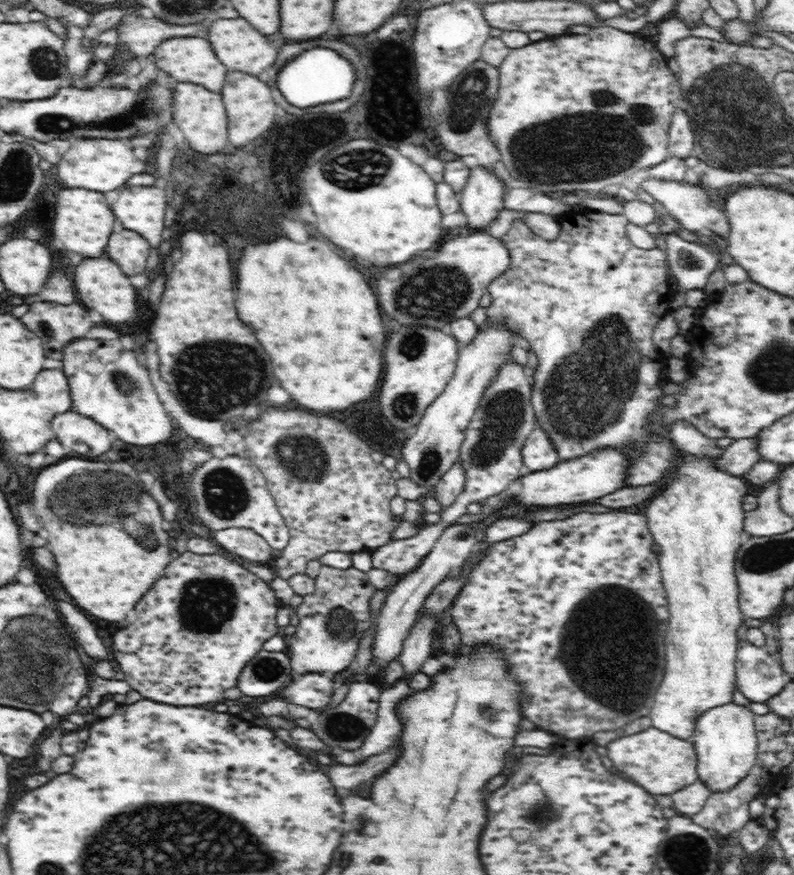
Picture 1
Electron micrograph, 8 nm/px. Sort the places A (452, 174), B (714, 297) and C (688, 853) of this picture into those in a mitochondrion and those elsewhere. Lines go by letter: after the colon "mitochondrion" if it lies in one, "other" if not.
A: other
B: other
C: mitochondrion

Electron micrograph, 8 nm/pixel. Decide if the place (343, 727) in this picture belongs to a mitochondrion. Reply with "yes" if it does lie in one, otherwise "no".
yes

